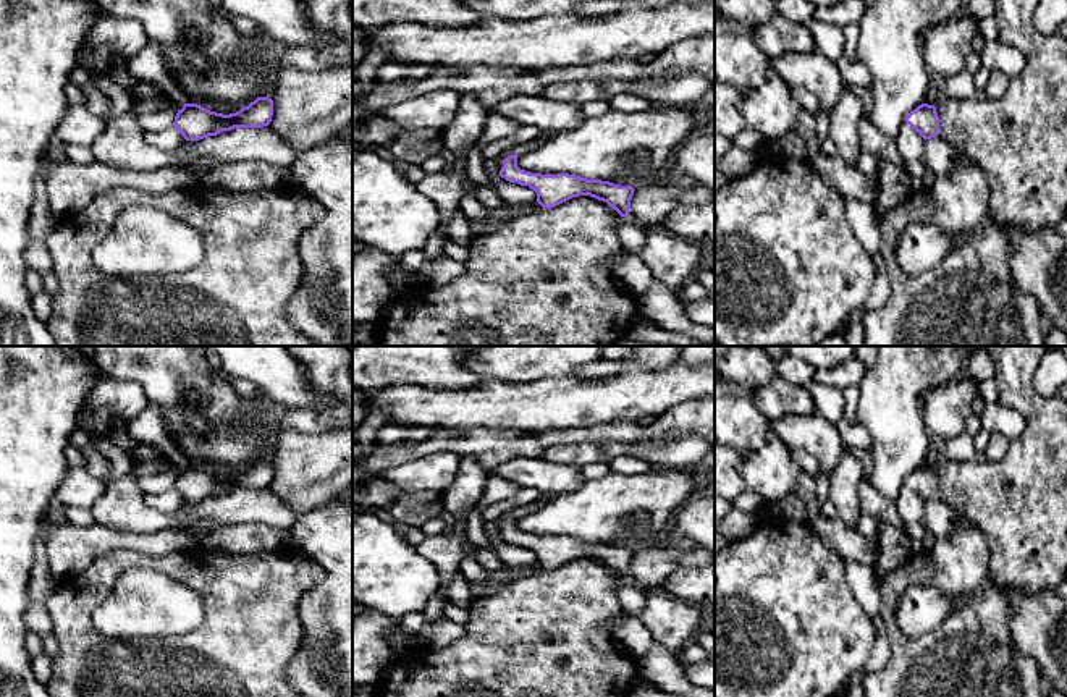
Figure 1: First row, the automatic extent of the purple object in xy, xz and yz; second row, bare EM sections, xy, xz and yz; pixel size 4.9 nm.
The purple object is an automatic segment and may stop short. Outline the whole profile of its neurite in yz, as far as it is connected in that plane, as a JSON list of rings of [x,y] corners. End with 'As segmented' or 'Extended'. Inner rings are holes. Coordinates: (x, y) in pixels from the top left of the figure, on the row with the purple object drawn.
[[[922,103],[905,116],[910,125],[925,141],[939,134],[939,116],[934,105]]]. As segmented

